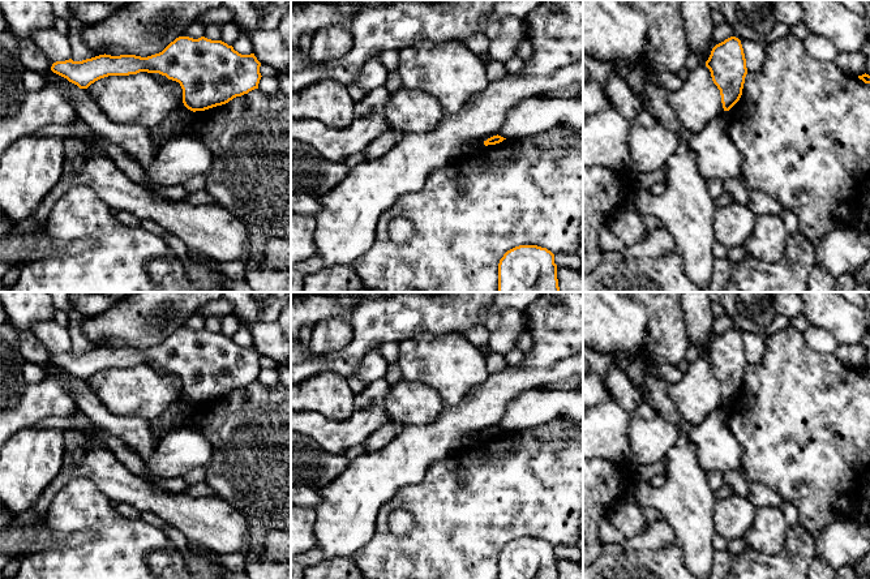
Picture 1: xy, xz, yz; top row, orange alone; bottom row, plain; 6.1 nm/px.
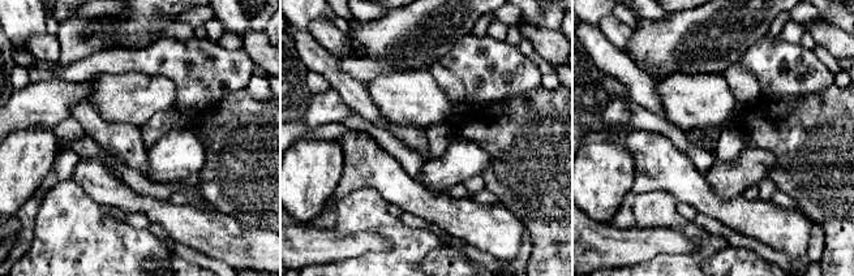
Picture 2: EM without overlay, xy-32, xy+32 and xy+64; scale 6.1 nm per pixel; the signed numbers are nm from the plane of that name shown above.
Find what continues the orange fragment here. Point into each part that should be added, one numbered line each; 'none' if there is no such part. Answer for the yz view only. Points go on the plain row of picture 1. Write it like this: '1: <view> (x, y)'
none

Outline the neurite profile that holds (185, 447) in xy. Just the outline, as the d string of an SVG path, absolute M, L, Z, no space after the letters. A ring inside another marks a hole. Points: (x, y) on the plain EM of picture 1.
M181 424L163 436L145 466L154 479L184 477L194 468L206 467L211 456L213 447L206 436Z

